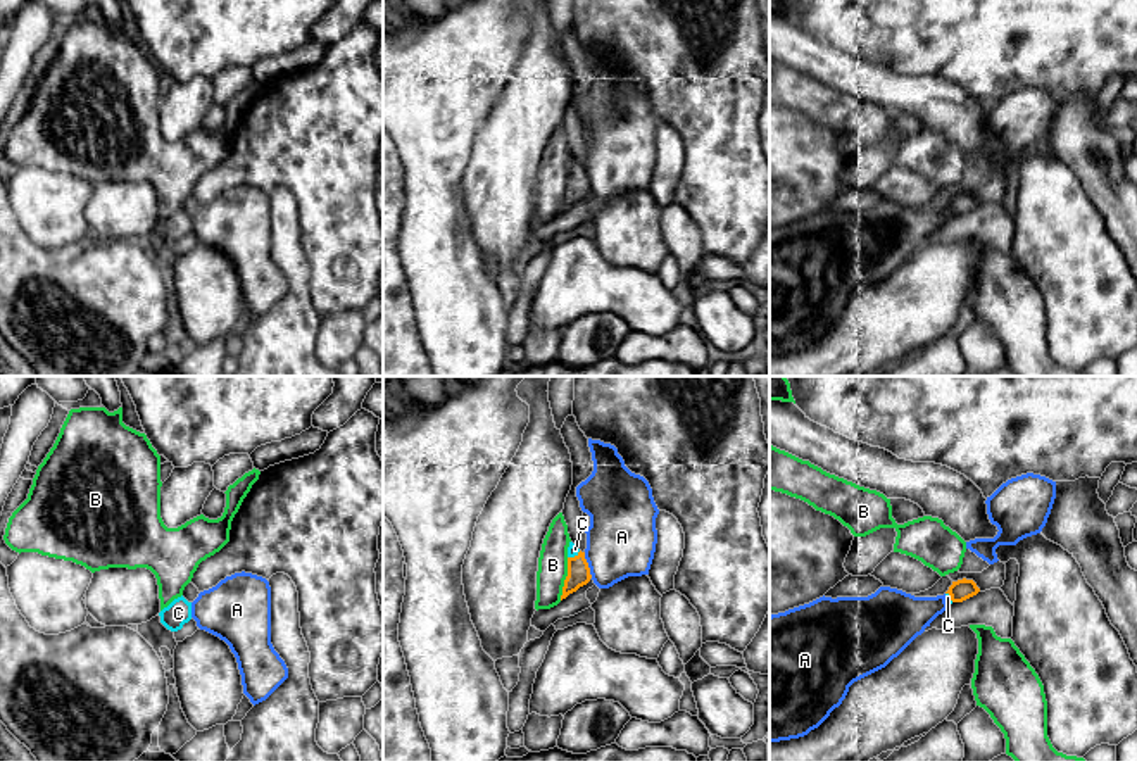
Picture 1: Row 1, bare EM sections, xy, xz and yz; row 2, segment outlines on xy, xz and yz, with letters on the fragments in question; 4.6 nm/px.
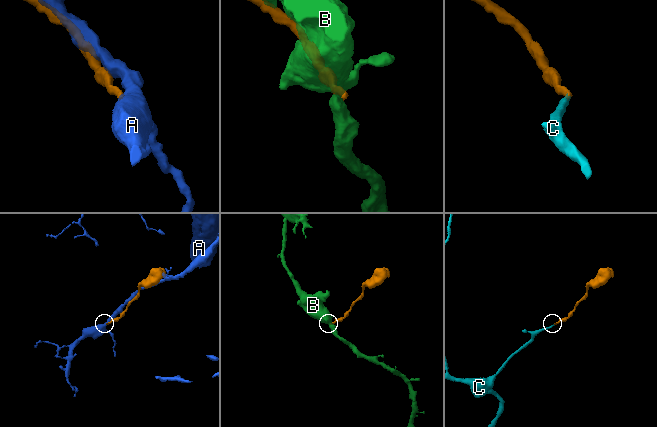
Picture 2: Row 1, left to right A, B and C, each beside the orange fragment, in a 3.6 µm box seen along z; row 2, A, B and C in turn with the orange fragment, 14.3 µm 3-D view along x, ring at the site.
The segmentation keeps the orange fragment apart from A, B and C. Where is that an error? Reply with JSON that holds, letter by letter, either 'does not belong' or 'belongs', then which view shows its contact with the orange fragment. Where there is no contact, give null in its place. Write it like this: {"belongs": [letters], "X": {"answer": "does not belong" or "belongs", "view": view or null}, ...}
{"belongs": ["C"], "A": {"answer": "does not belong", "view": "xz"}, "B": {"answer": "does not belong", "view": "xz"}, "C": {"answer": "belongs", "view": "xz"}}

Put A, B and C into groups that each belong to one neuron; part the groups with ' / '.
A / B / C

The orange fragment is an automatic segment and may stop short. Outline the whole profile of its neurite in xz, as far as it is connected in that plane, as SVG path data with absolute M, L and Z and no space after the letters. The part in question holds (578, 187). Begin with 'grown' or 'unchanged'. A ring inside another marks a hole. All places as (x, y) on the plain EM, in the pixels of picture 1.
grown | M573 155L568 160L568 190L564 193L561 214L569 207L576 205L580 200L590 195L590 181L585 173L585 166L581 166Z

